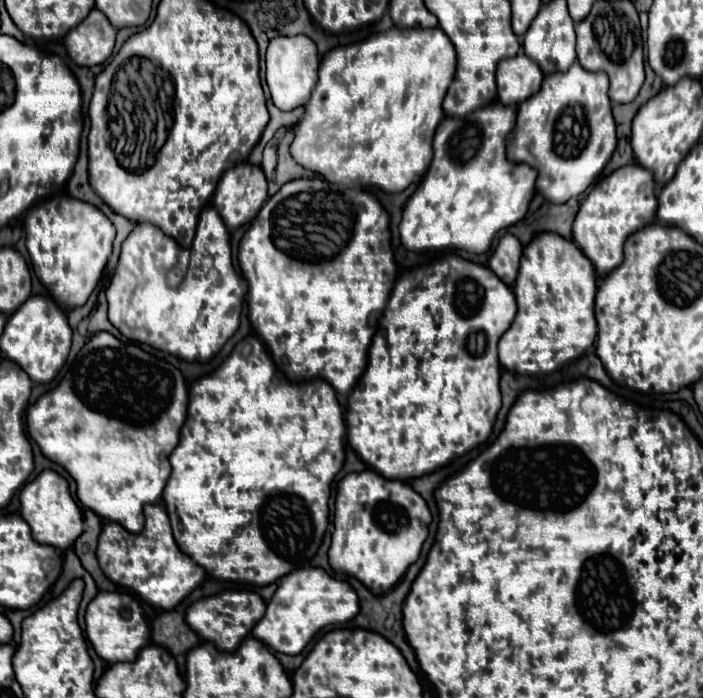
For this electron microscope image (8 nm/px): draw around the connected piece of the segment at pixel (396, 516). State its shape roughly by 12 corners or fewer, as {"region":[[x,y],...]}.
{"region":[[374,470],[338,484],[338,574],[386,594],[418,560],[432,514]]}

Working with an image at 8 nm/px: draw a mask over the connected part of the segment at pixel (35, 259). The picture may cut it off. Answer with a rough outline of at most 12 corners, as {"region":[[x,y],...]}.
{"region":[[70,196],[34,206],[34,274],[66,308],[86,304],[114,226]]}

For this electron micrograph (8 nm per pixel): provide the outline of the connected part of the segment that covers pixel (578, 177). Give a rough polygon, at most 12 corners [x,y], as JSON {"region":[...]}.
{"region":[[574,62],[518,106],[508,158],[562,204],[614,148],[606,72]]}

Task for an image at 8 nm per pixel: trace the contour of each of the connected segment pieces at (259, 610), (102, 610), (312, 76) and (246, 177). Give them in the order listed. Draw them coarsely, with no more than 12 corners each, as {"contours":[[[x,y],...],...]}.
{"contours":[[[226,590],[194,602],[186,622],[234,652],[264,616],[256,592]],[[98,592],[86,636],[106,662],[136,660],[150,628],[134,596]],[[276,36],[266,84],[280,110],[306,106],[318,82],[308,36]],[[260,166],[226,170],[214,206],[228,228],[256,218],[268,198]]]}

